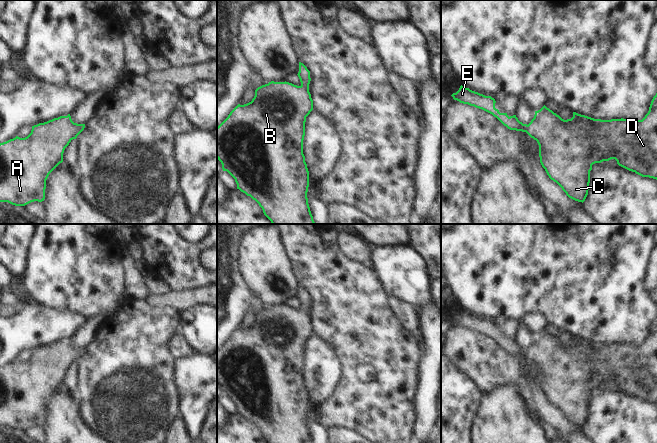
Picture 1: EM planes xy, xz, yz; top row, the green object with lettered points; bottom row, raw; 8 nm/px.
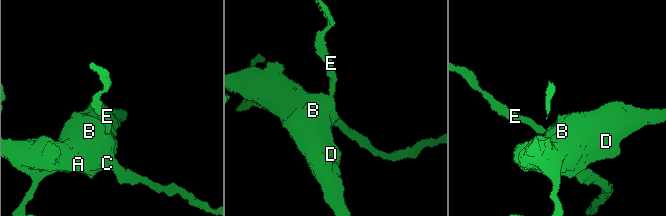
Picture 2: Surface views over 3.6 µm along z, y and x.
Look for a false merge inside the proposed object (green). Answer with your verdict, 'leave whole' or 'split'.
leave whole

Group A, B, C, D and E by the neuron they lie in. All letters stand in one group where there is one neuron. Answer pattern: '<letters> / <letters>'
A B C D E

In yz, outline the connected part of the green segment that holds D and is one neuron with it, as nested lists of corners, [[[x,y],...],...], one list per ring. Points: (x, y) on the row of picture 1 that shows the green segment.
[[[462,85],[451,96],[460,103],[492,114],[508,129],[526,132],[536,140],[539,145],[540,163],[547,175],[575,201],[585,201],[589,190],[590,171],[595,163],[615,159],[619,166],[642,177],[657,180],[657,93],[642,120],[601,120],[576,112],[573,112],[571,119],[564,120],[544,105],[535,111],[534,118],[528,125],[520,122],[516,115],[509,117],[507,113],[500,113],[495,108],[495,99],[491,96],[485,96]]]

